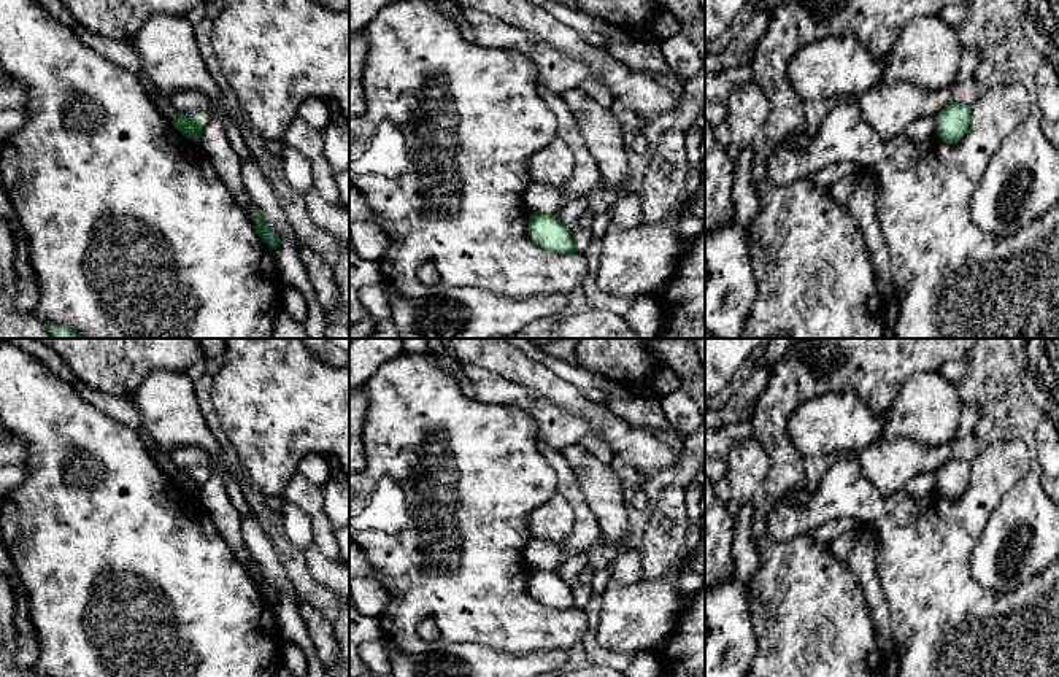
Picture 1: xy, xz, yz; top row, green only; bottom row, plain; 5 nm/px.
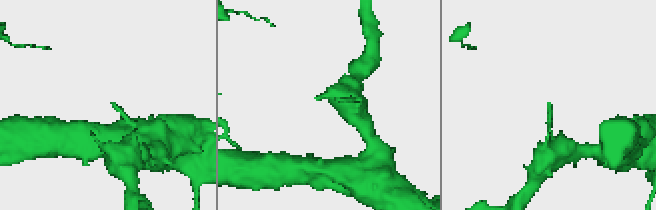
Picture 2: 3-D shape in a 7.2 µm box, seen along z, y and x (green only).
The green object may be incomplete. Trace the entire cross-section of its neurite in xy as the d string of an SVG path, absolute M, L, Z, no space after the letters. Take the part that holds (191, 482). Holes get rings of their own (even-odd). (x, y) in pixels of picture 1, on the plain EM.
M176 467L171 477L176 486L179 486L183 491L186 491L195 499L198 499L202 493L202 478L203 475L200 472L192 472L192 470L176 469Z

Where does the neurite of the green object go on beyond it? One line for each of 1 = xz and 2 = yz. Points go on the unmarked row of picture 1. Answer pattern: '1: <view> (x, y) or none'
1: none
2: none

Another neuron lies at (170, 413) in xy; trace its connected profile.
M156 370L141 381L130 400L141 413L143 429L162 451L192 445L210 453L214 466L202 478L198 499L237 561L256 582L252 558L241 536L241 515L229 496L221 445L202 415L194 386L195 381L186 372Z

